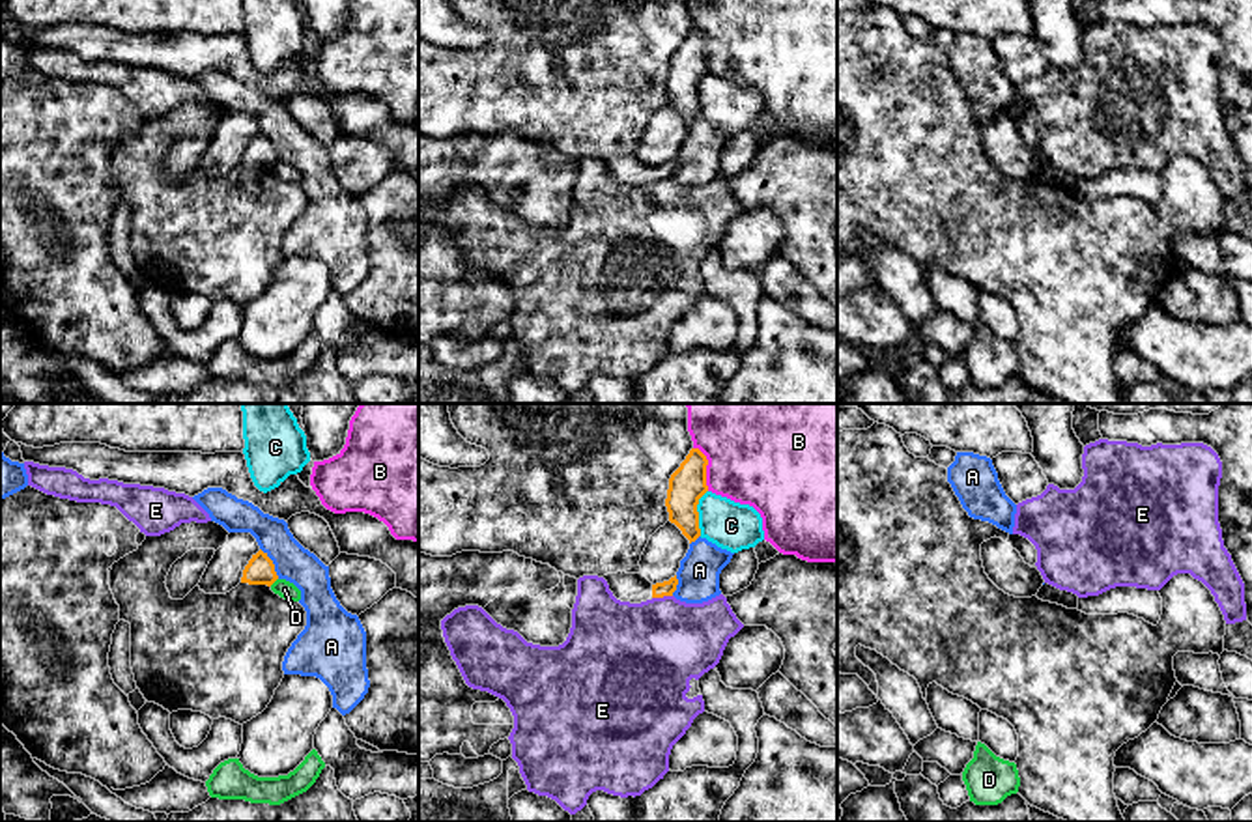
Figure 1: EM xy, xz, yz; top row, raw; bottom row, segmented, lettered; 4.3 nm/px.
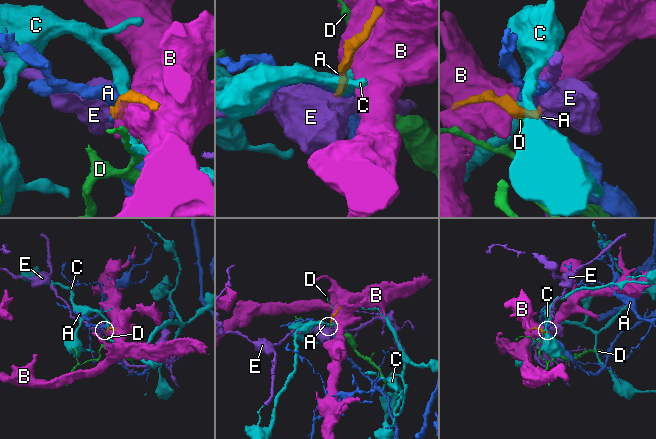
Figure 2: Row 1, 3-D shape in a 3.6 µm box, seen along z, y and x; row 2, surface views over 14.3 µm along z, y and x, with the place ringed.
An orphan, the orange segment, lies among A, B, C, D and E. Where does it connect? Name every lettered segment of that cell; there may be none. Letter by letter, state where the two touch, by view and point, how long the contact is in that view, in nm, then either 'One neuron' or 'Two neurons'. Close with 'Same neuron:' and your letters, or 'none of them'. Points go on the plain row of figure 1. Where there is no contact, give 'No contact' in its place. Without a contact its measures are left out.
A: Touches orange at xy (271, 144). Shared border 160 nm. Two neurons
B: Touches orange at xz (705, 49). Shared border 200 nm. Two neurons
C: Touches orange at xz (697, 94). Shared border 200 nm. Two neurons
D: Touches orange at xy (273, 163). Shared border 50 nm. Two neurons
E: Touches orange at xz (662, 178). Shared border 90 nm. Two neurons
Same neuron: none of them

